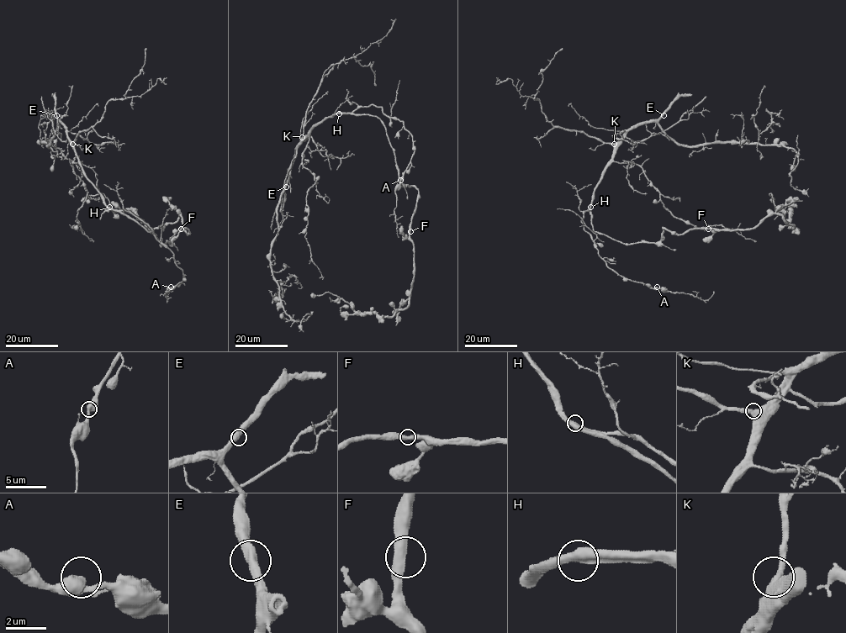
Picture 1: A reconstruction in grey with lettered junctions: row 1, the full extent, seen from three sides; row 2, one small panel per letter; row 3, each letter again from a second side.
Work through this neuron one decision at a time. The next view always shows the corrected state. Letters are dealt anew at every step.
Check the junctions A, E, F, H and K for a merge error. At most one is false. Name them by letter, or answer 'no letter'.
no letter

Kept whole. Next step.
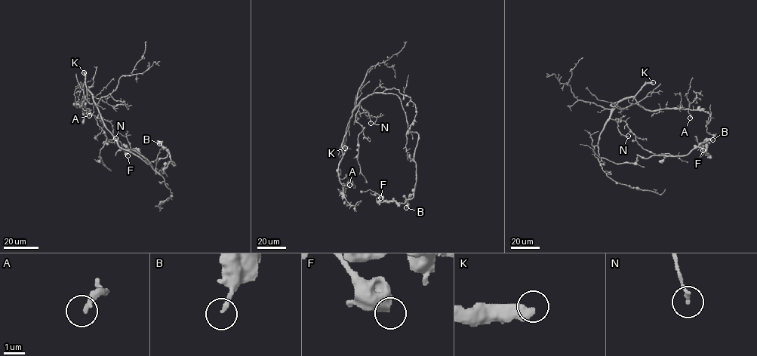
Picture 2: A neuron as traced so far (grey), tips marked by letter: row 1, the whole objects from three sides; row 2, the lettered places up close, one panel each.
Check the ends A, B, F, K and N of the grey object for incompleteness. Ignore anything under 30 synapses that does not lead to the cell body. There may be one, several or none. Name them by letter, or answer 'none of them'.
none of them

